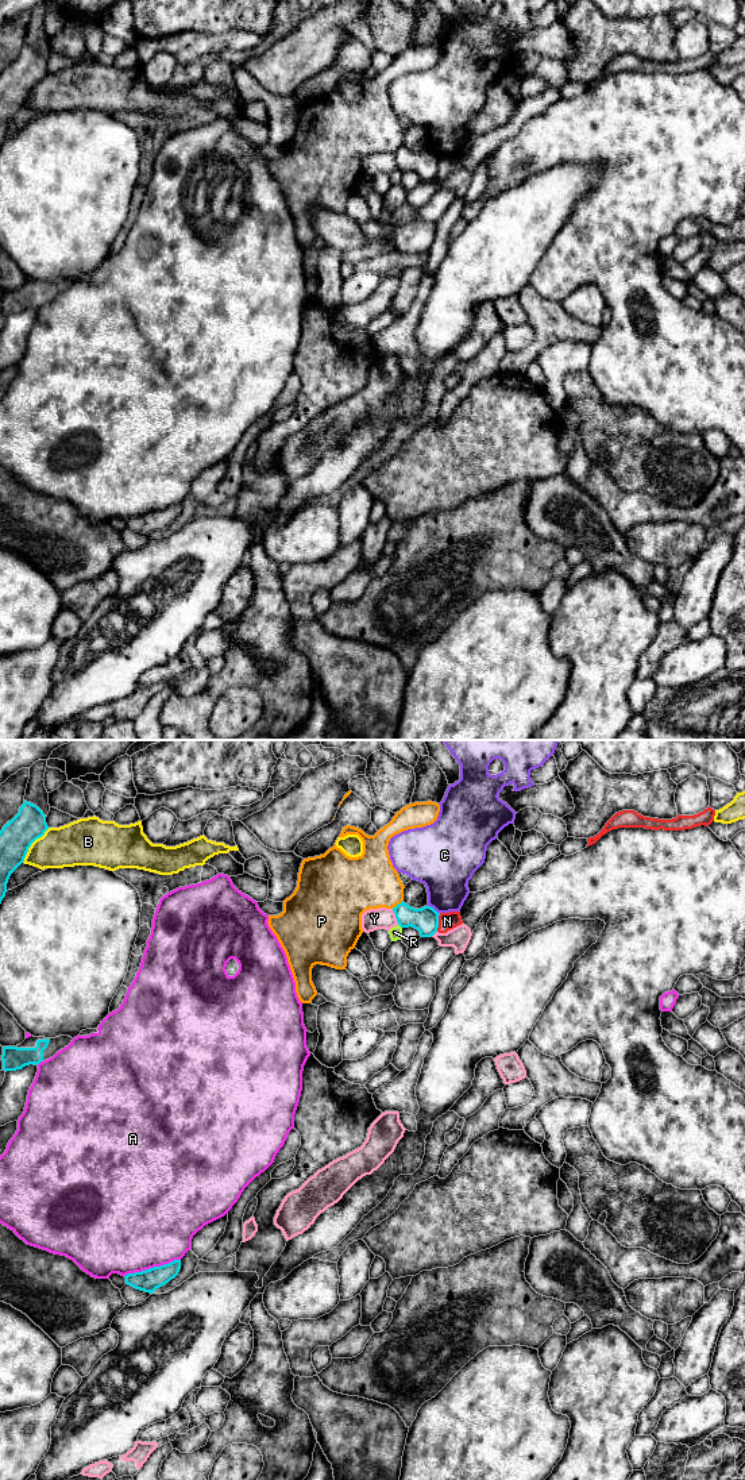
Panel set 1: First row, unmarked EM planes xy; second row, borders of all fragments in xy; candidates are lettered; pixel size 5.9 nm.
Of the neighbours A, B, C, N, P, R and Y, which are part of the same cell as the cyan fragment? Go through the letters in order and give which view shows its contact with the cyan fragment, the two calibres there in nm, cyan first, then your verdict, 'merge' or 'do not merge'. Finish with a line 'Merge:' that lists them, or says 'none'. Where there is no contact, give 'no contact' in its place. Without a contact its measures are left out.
A: xy | 140/500 nm | do not merge
B: xy | 200/260 nm | do not merge
C: xy | 160/300 nm | do not merge
N: xy | 160/110 nm | do not merge
P: xy | 160/320 nm | do not merge
R: xy | 160/70 nm | do not merge
Y: xy | 160/130 nm | do not merge
Merge: none

